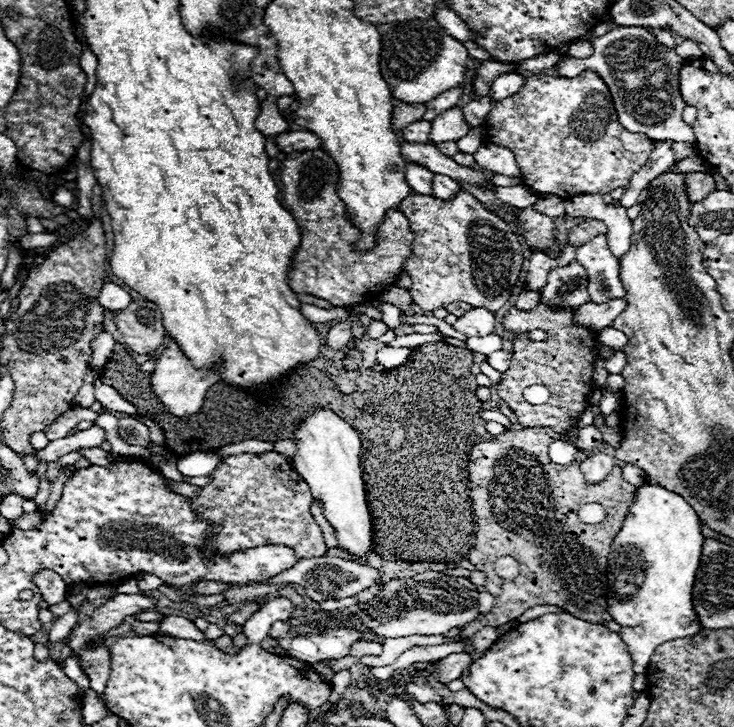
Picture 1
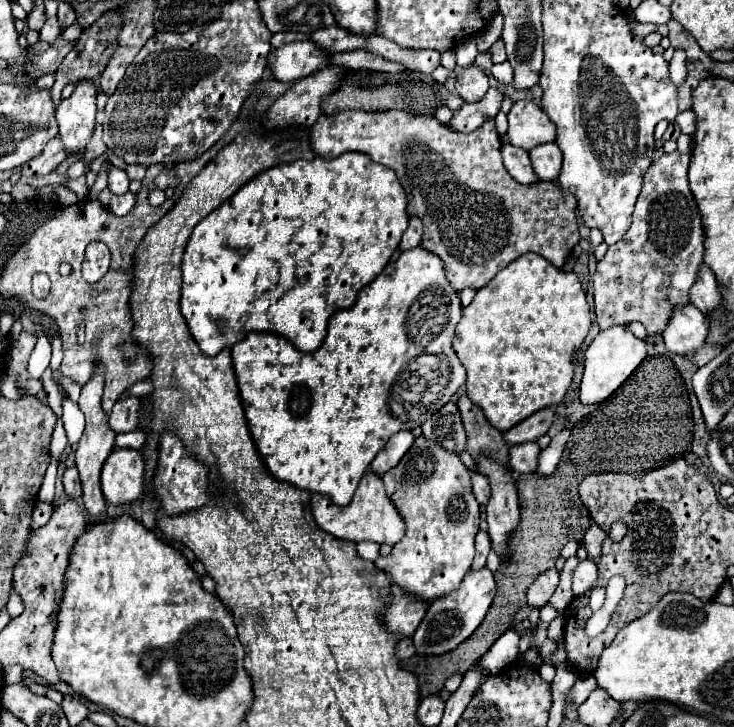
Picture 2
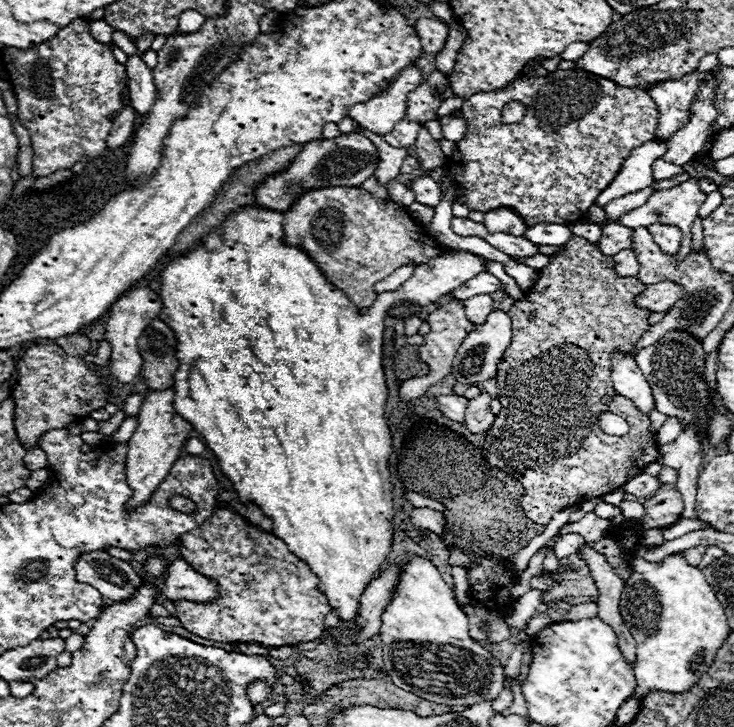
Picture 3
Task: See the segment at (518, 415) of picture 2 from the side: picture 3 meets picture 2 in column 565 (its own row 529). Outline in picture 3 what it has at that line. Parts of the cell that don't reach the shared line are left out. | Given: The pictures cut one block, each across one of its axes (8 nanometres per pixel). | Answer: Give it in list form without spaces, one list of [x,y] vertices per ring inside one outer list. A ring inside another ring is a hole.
[[[244,206],[232,212],[222,228],[204,236],[194,250],[190,250],[184,256],[170,258],[162,270],[160,320],[166,322],[174,330],[174,336],[178,340],[178,352],[176,352],[178,370],[174,374],[174,408],[182,418],[186,418],[186,422],[192,424],[196,432],[202,434],[202,440],[218,458],[220,470],[230,482],[234,482],[232,486],[238,492],[238,496],[242,500],[258,504],[262,514],[272,520],[272,534],[284,540],[288,550],[292,550],[296,558],[306,562],[314,570],[314,574],[318,574],[320,590],[322,594],[326,594],[330,608],[336,610],[338,620],[342,622],[342,632],[334,636],[336,644],[344,638],[350,638],[350,632],[354,628],[354,620],[358,614],[358,606],[360,606],[360,596],[364,588],[370,584],[370,580],[374,578],[374,574],[380,570],[380,564],[384,562],[384,558],[390,554],[394,530],[396,530],[392,522],[396,516],[396,510],[394,510],[396,494],[394,494],[394,484],[390,482],[390,470],[388,470],[388,456],[392,454],[394,446],[392,446],[392,432],[386,418],[388,386],[386,386],[386,376],[384,376],[384,366],[382,366],[386,310],[394,306],[398,300],[410,300],[420,306],[436,302],[440,296],[450,294],[450,290],[462,286],[462,282],[468,282],[470,278],[482,274],[486,270],[484,268],[486,262],[492,262],[492,260],[486,260],[484,256],[464,252],[464,250],[444,250],[442,256],[416,266],[412,278],[406,280],[398,290],[378,294],[376,302],[370,308],[362,310],[362,308],[356,308],[344,292],[328,284],[322,272],[316,268],[316,264],[310,262],[310,258],[300,248],[292,248],[284,244],[282,214],[264,210],[264,208]]]

